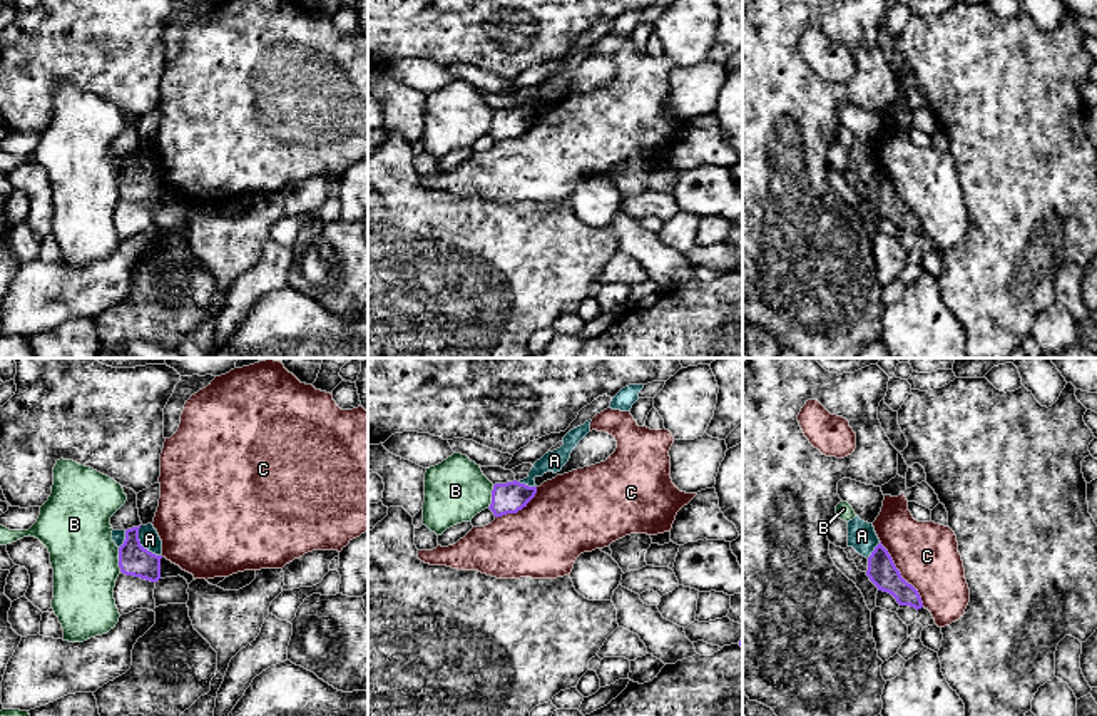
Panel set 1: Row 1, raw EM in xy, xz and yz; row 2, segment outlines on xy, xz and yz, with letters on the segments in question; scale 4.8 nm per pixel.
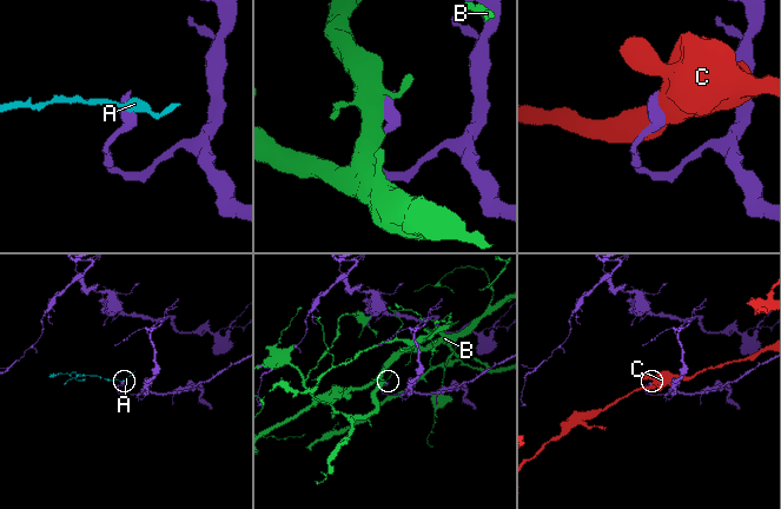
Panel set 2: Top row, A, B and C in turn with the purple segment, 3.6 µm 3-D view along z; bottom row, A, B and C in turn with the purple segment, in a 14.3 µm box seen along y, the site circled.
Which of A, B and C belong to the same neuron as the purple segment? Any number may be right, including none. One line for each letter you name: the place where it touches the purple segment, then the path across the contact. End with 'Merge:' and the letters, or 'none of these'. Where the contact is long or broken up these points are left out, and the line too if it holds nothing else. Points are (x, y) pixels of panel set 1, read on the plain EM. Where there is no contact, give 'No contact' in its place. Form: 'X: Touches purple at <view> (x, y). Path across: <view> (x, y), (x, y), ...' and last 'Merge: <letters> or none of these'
Merge: none of these

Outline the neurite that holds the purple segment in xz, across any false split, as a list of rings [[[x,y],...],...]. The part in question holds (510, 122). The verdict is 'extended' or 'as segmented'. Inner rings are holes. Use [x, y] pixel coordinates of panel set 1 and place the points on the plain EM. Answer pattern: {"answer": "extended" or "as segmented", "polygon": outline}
{"answer": "as segmented", "polygon": [[[517,105],[507,109],[495,109],[492,115],[490,136],[495,142],[517,139],[535,122],[537,112],[528,112]]]}

